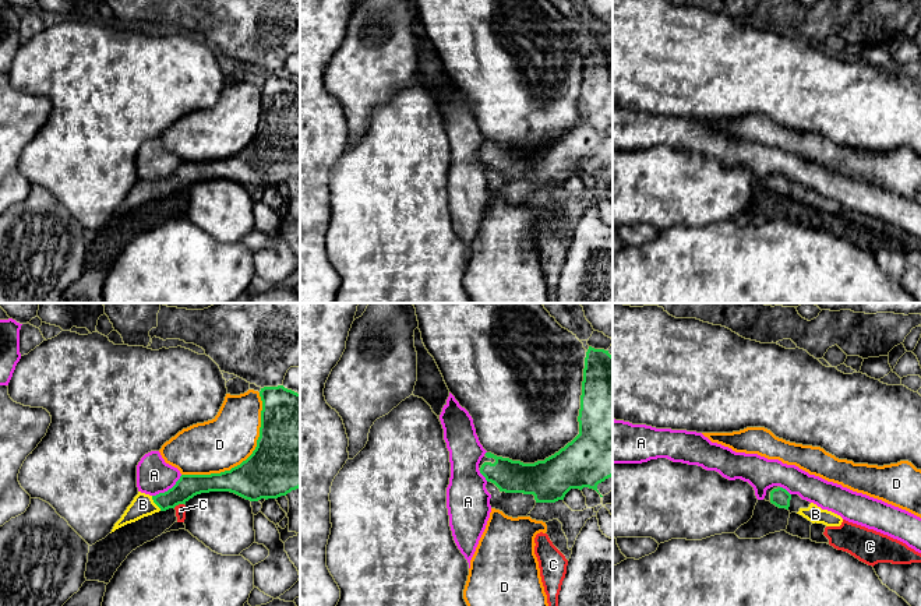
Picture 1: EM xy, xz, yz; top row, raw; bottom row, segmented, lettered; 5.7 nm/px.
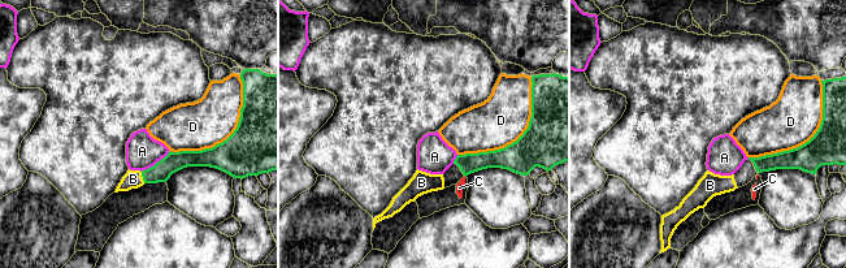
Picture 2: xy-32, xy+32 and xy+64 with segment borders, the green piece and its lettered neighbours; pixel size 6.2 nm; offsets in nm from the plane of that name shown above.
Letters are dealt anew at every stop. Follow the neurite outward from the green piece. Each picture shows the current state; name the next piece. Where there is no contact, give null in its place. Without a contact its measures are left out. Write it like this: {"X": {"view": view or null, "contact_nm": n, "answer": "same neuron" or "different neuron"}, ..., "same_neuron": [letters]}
{"A": {"view": "xy", "contact_nm": 220, "answer": "different neuron"}, "B": {"view": "xy", "contact_nm": 110, "answer": "same neuron"}, "C": {"view": "xy", "contact_nm": 70, "answer": "different neuron"}, "D": {"view": "xy", "contact_nm": 650, "answer": "different neuron"}, "same_neuron": ["B"]}

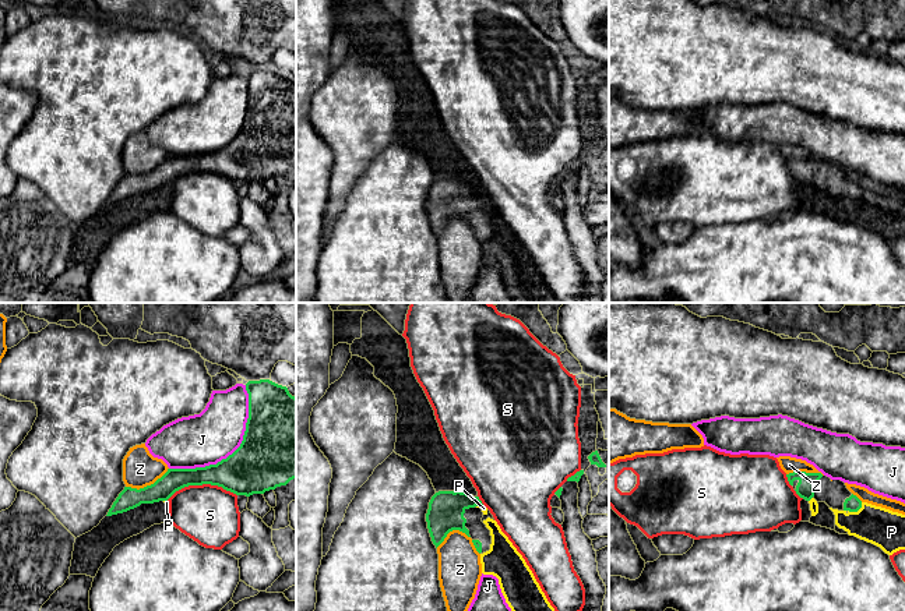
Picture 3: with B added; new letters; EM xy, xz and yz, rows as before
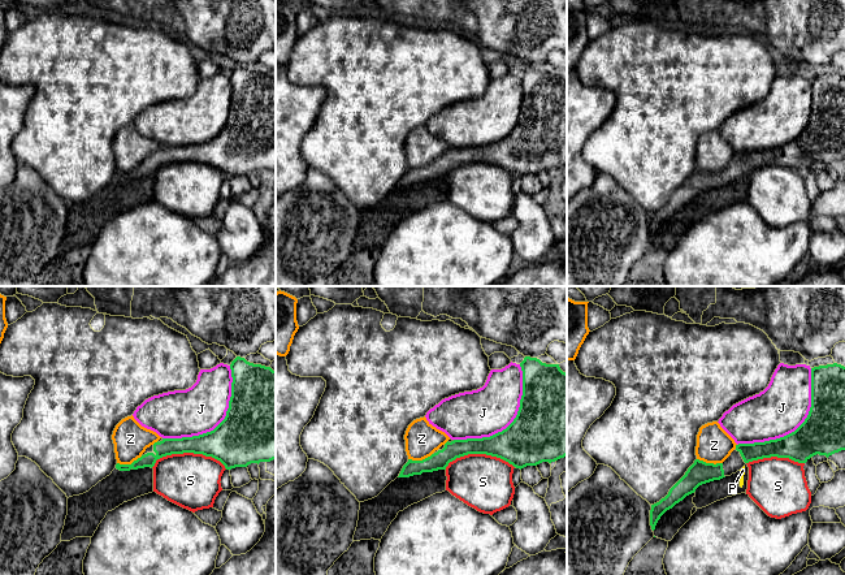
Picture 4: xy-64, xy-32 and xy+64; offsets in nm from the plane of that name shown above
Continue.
{"J": {"view": "xy", "contact_nm": 650, "answer": "different neuron"}, "P": {"view": "yz", "contact_nm": 100, "answer": "different neuron"}, "S": {"view": "xy", "contact_nm": 400, "answer": "different neuron"}, "Z": {"view": "xy", "contact_nm": 280, "answer": "different neuron"}, "same_neuron": []}

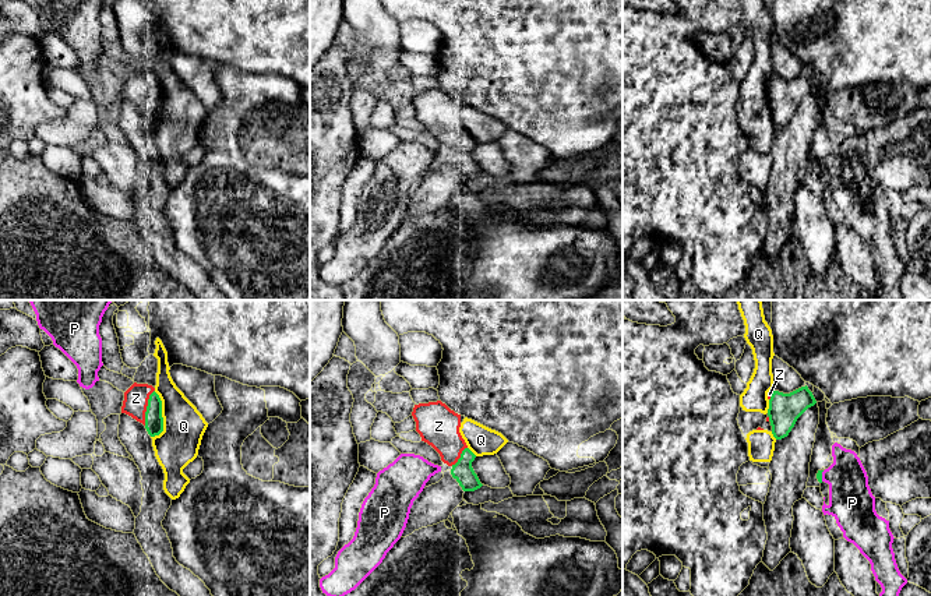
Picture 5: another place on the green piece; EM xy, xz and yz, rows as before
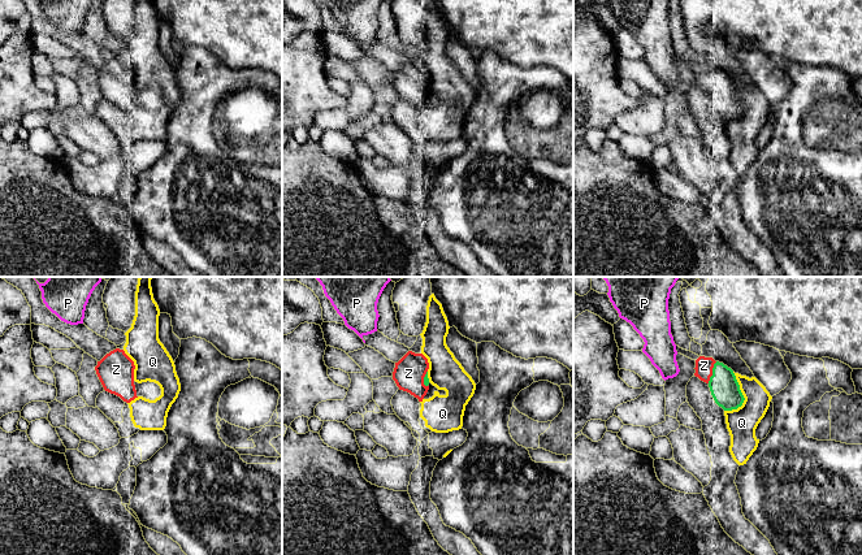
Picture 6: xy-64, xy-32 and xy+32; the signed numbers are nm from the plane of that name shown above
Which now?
{"P": {"view": "yz", "contact_nm": 70, "answer": "different neuron"}, "Q": {"view": "xy", "contact_nm": 280, "answer": "different neuron"}, "Z": {"view": "xy", "contact_nm": 220, "answer": "same neuron"}, "same_neuron": ["Z"]}

